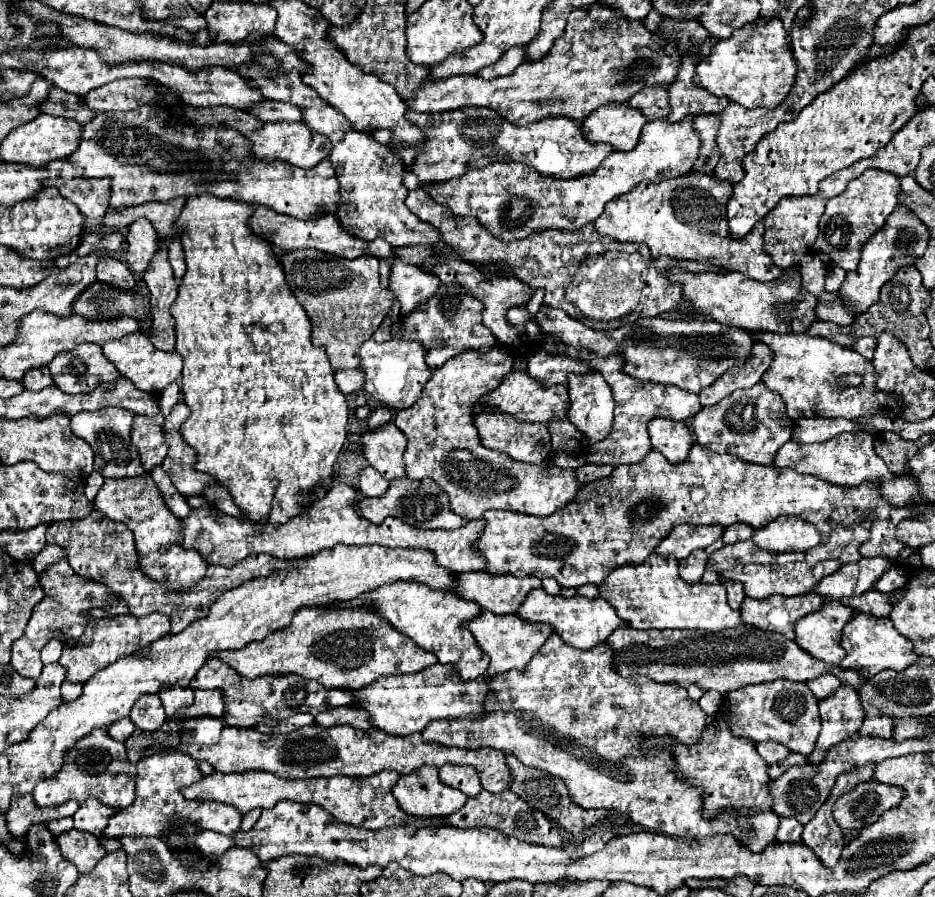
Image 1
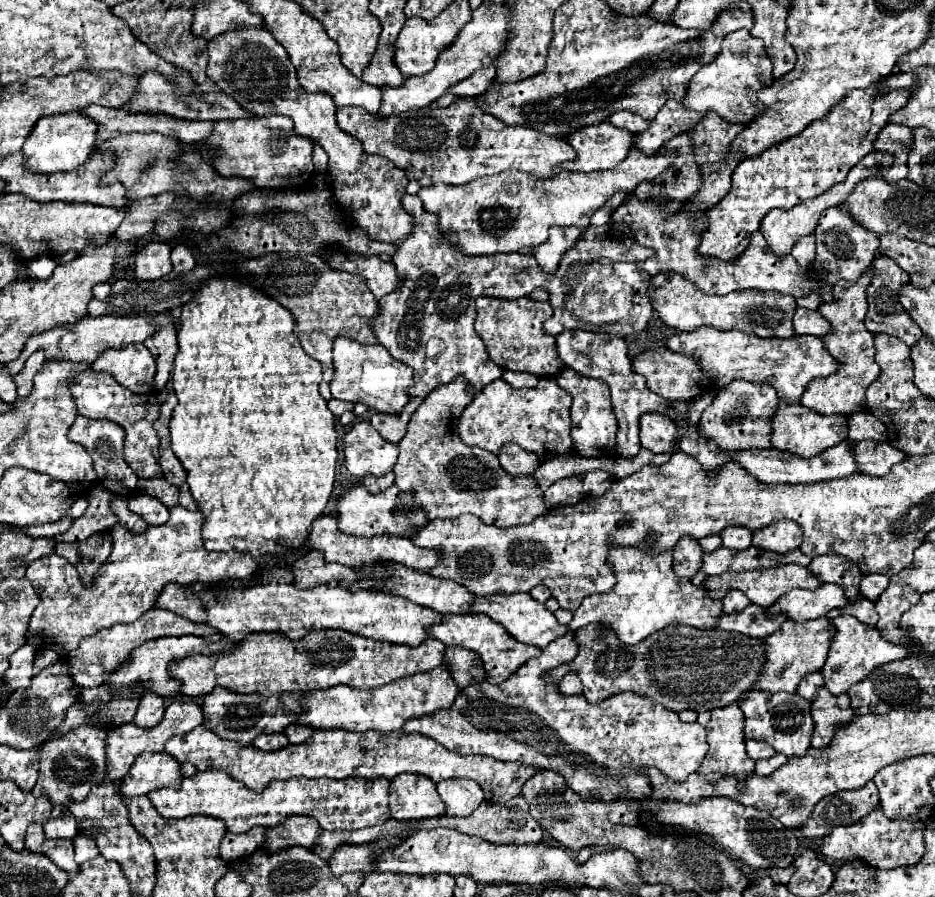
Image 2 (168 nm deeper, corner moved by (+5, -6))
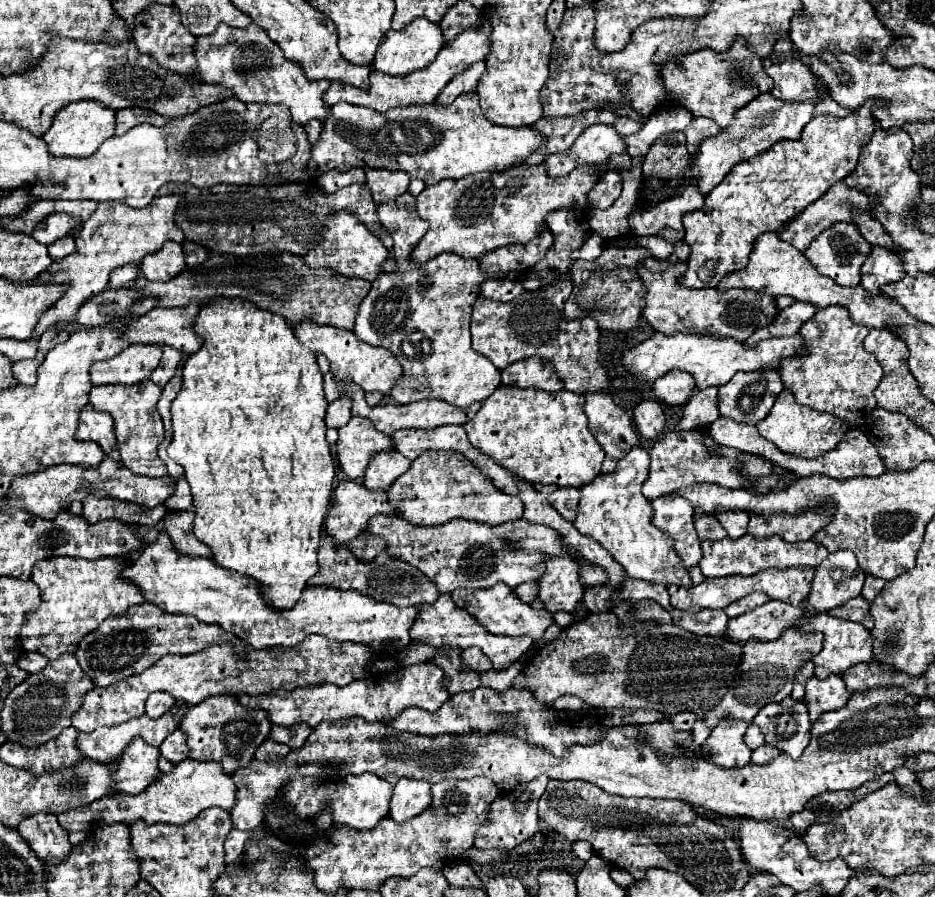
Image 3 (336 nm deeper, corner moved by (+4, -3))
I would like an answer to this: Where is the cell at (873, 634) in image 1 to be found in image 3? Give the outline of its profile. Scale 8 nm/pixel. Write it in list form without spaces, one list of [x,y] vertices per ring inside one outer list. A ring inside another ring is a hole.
[[[810,613],[804,615],[802,621],[798,623],[798,629],[804,633],[822,633],[824,635],[824,645],[822,651],[818,655],[812,657],[814,665],[816,665],[816,677],[824,679],[828,675],[842,675],[842,671],[850,669],[856,663],[864,663],[864,661],[872,661],[872,639],[870,639],[870,631],[864,629],[860,623],[854,621],[846,621],[846,619],[838,619],[832,617],[828,613]]]

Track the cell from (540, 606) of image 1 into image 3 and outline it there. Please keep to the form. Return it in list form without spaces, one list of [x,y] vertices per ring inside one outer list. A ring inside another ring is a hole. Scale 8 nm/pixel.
[[[498,583],[498,585],[490,587],[490,589],[478,589],[478,591],[454,589],[452,591],[452,599],[454,599],[456,607],[464,609],[466,613],[470,613],[492,635],[510,635],[510,637],[528,635],[534,641],[540,641],[542,633],[550,627],[550,613],[546,609],[536,611],[530,605],[522,603],[520,599],[514,597],[512,589],[506,587],[504,583]]]

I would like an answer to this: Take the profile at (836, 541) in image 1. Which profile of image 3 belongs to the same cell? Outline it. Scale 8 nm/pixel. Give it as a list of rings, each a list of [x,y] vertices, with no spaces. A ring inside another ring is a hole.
[[[852,551],[830,553],[818,567],[808,595],[808,603],[818,611],[826,613],[848,599],[860,595],[864,585],[864,573],[858,567]]]

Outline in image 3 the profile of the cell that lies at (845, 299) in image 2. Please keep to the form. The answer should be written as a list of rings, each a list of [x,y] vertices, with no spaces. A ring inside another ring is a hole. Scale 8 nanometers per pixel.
[[[828,307],[826,311],[816,311],[814,319],[806,321],[798,333],[802,335],[802,351],[780,361],[784,387],[794,393],[796,403],[832,413],[852,427],[862,427],[876,407],[874,389],[884,375],[876,357],[862,347],[868,329],[852,323],[844,307]]]

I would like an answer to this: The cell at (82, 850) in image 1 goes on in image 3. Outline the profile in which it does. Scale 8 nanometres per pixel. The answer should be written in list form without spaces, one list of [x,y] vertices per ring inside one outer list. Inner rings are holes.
[[[36,813],[28,819],[22,819],[16,831],[42,861],[62,861],[72,849],[68,831],[60,827],[56,815],[52,813]]]

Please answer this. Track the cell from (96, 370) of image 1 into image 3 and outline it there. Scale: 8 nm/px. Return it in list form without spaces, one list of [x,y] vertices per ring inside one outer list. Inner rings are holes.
[[[144,379],[138,385],[102,385],[92,387],[90,391],[90,405],[96,411],[106,411],[114,419],[114,435],[116,435],[116,447],[120,453],[120,461],[124,467],[128,467],[134,473],[146,475],[146,477],[166,477],[166,465],[158,459],[158,445],[164,439],[164,425],[156,411],[160,387],[152,383],[150,379]]]

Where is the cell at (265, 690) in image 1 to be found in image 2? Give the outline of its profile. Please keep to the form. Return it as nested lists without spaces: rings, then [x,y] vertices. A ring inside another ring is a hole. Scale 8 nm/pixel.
[[[217,686],[213,692],[205,694],[201,700],[205,712],[205,728],[213,730],[219,738],[235,740],[241,744],[251,744],[253,738],[261,732],[283,732],[289,724],[295,724],[303,714],[303,694],[301,692],[285,692],[285,694],[239,694],[227,688]]]

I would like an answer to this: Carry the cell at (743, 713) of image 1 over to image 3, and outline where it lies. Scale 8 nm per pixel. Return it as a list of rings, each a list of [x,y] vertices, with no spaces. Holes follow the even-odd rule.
[[[786,697],[780,703],[770,703],[762,707],[754,723],[764,733],[766,743],[788,753],[792,759],[798,759],[808,745],[812,723],[808,719],[808,707],[802,701]]]

